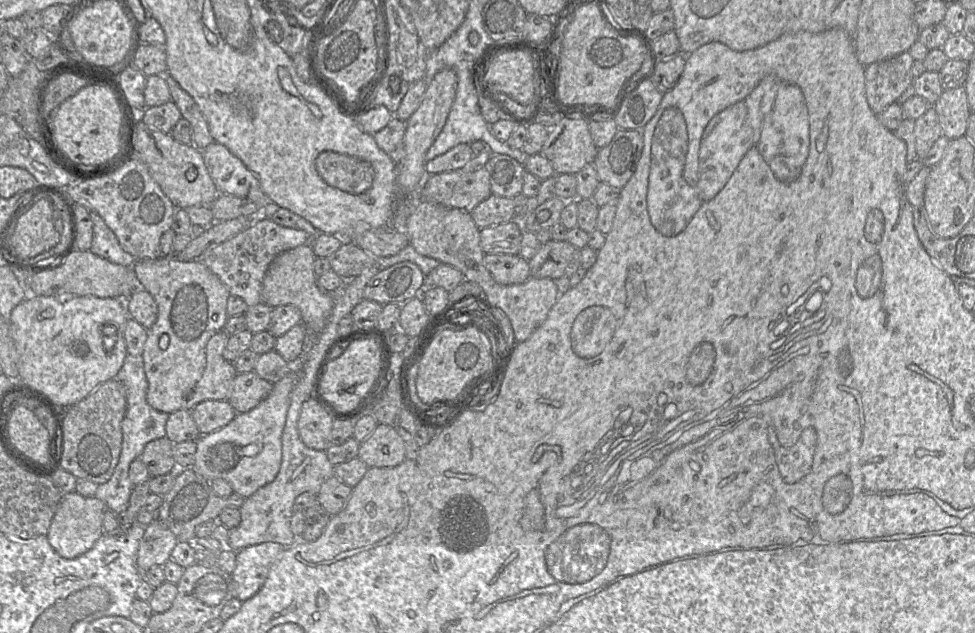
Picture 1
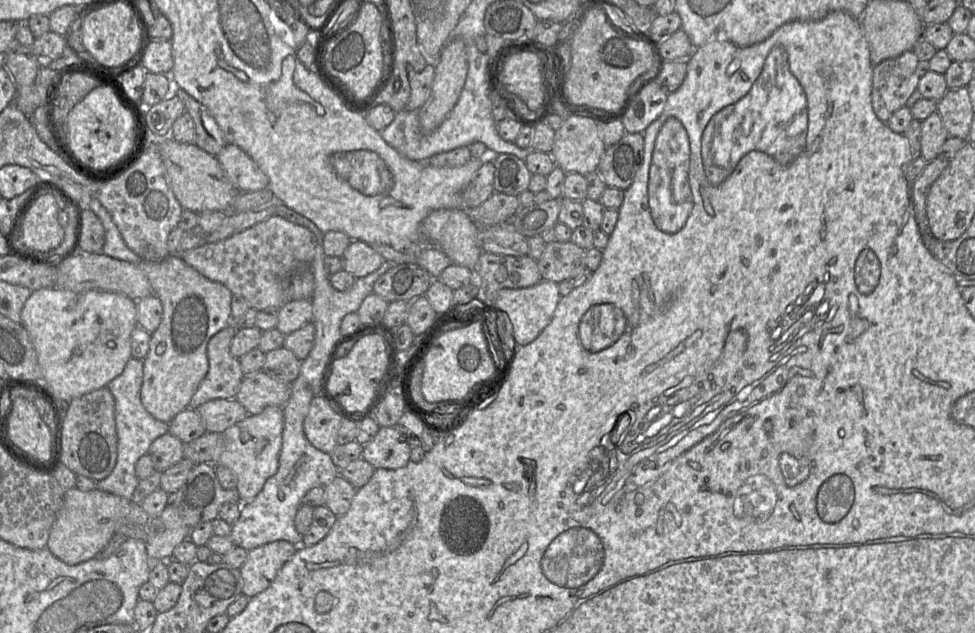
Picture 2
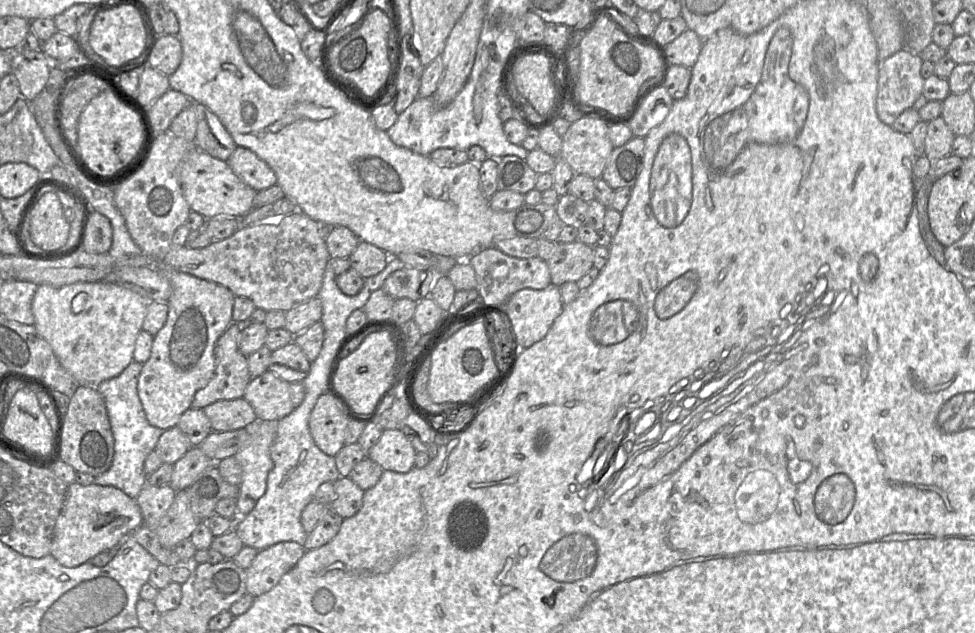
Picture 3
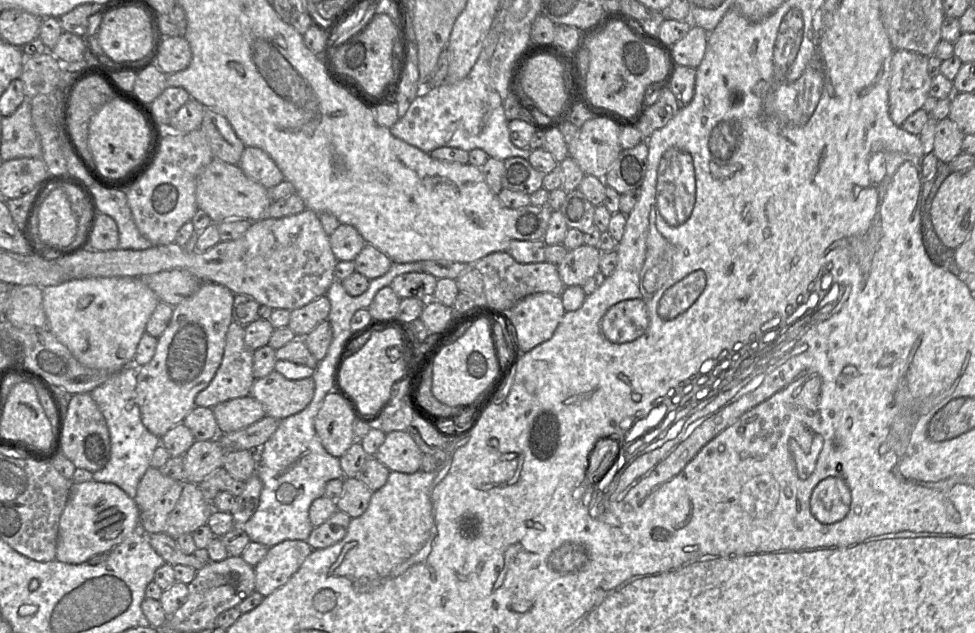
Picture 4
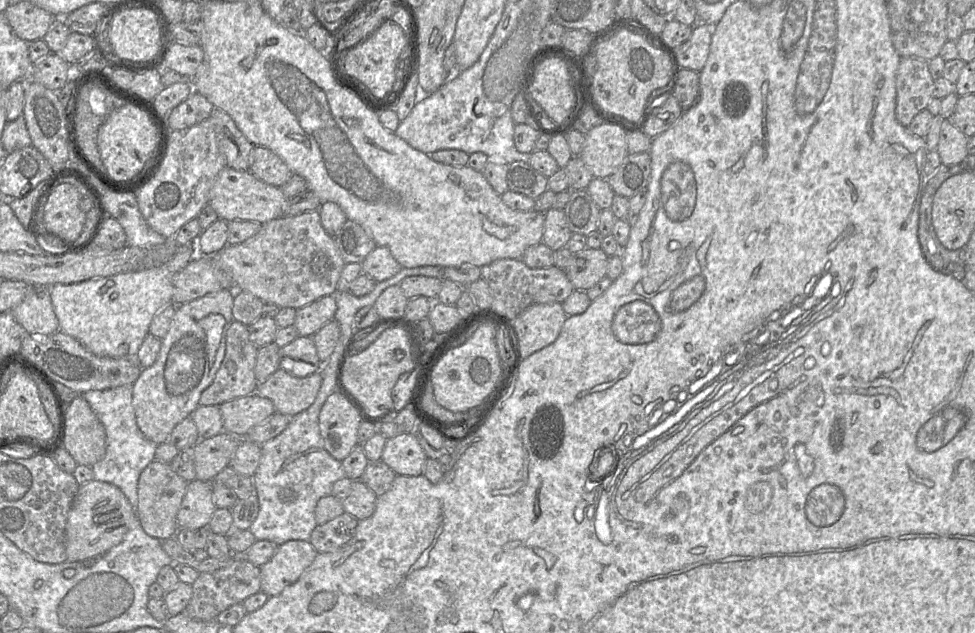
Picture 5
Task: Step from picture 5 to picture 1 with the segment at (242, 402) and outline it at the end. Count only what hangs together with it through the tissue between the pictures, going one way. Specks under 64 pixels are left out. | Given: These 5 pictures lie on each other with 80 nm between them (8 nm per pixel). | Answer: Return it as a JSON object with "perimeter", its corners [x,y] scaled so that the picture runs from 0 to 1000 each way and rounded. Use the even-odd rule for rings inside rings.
{"perimeter":[[[209,632],[195,651],[206,687],[227,678],[244,654],[234,632]]]}

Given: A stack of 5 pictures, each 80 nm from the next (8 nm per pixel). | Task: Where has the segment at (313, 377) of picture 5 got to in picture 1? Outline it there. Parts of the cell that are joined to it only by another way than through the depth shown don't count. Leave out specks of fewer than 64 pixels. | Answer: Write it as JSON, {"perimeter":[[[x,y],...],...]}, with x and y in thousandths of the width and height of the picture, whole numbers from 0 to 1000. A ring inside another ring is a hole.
{"perimeter":[[[261,586],[244,589],[237,611],[234,635],[243,652],[262,645],[279,618],[280,605],[268,597]]]}

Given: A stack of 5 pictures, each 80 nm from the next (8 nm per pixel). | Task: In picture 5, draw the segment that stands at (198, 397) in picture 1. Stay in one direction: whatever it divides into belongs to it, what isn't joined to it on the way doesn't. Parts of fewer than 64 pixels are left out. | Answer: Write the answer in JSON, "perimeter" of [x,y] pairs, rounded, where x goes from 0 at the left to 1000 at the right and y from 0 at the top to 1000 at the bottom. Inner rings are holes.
{"perimeter":[[[239,506],[232,528],[230,567],[217,605],[206,621],[205,641],[226,641],[233,633],[263,619],[266,607],[262,592],[265,551],[256,536],[254,515]]]}

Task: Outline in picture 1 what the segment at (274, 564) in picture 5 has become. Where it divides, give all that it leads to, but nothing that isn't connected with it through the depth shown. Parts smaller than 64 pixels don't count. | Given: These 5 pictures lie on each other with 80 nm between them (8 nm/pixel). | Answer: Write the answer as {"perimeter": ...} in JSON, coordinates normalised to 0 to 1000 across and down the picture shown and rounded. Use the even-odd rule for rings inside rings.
{"perimeter":[[[271,856],[242,872],[242,896],[237,905],[241,945],[248,951],[259,943],[270,926],[280,889],[291,864],[284,856]]]}

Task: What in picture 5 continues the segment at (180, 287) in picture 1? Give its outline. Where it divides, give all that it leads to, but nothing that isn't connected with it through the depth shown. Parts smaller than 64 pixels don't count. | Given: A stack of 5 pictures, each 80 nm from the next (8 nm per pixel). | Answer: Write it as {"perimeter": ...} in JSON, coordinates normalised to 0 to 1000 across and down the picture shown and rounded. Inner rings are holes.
{"perimeter":[[[229,457],[182,483],[172,526],[165,537],[160,570],[156,578],[146,581],[144,594],[136,607],[135,638],[141,671],[147,687],[159,701],[172,695],[178,675],[205,640],[206,621],[217,605],[231,562],[232,528],[240,506],[238,487],[242,460],[243,457]]]}

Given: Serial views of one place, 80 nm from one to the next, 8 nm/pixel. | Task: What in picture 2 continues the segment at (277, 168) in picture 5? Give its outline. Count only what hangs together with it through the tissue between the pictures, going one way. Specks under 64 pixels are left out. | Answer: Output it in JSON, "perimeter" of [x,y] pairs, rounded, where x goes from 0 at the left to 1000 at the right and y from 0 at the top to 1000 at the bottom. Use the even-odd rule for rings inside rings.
{"perimeter":[[[232,227],[222,250],[244,303],[259,303],[276,295],[274,276],[243,229]]]}

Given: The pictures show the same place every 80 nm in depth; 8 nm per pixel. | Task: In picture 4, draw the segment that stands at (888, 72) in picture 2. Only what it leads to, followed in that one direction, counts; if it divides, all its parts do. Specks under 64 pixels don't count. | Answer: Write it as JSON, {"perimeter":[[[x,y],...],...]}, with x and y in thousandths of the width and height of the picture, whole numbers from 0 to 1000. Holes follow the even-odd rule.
{"perimeter":[[[932,79],[917,81],[911,155],[912,182],[918,197],[924,199],[932,183],[946,172],[955,128],[951,88]]]}

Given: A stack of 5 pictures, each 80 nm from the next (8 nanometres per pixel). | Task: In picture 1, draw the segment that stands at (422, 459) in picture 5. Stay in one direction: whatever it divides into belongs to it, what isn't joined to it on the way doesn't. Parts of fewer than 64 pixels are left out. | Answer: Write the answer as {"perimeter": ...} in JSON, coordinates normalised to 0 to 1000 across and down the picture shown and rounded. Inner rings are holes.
{"perimeter":[[[388,668],[383,684],[369,698],[367,722],[377,738],[405,738],[416,725],[416,698],[403,670]]]}

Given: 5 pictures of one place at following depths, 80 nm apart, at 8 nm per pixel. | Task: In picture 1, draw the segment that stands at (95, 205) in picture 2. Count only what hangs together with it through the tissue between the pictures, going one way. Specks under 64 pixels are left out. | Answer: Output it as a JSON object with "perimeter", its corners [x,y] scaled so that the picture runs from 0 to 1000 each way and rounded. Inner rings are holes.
{"perimeter":[[[92,333],[92,343],[95,354],[95,376],[91,395],[115,415],[135,422],[139,408],[124,390],[119,371],[104,341]]]}

